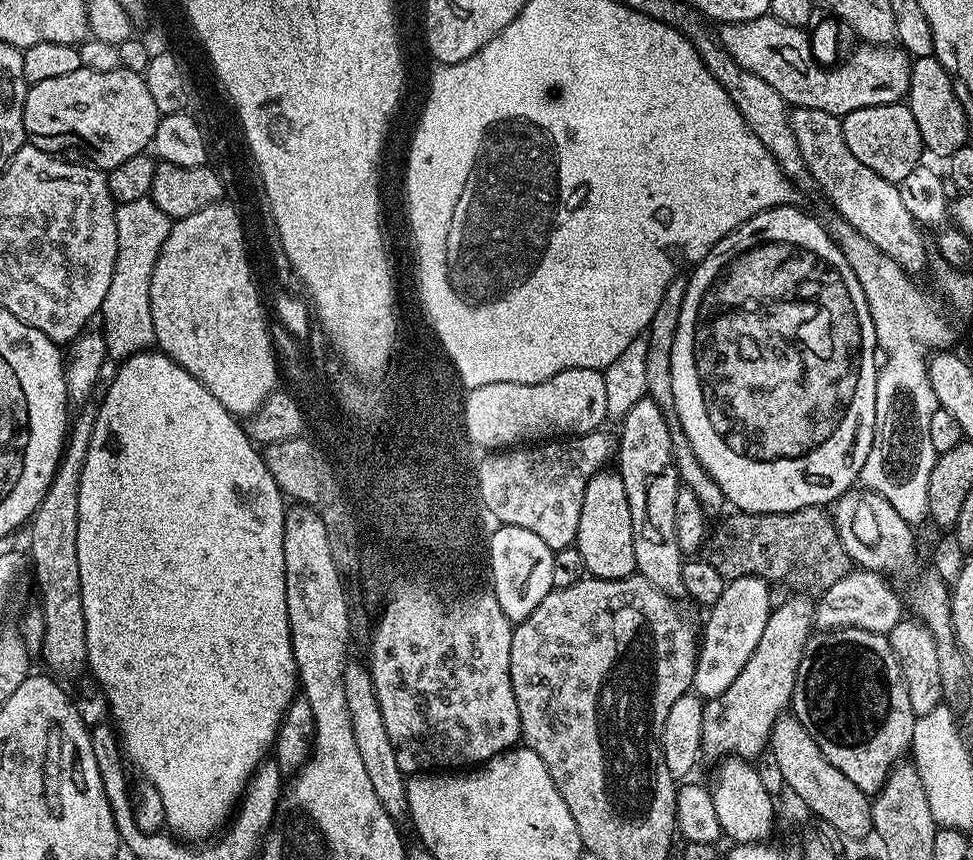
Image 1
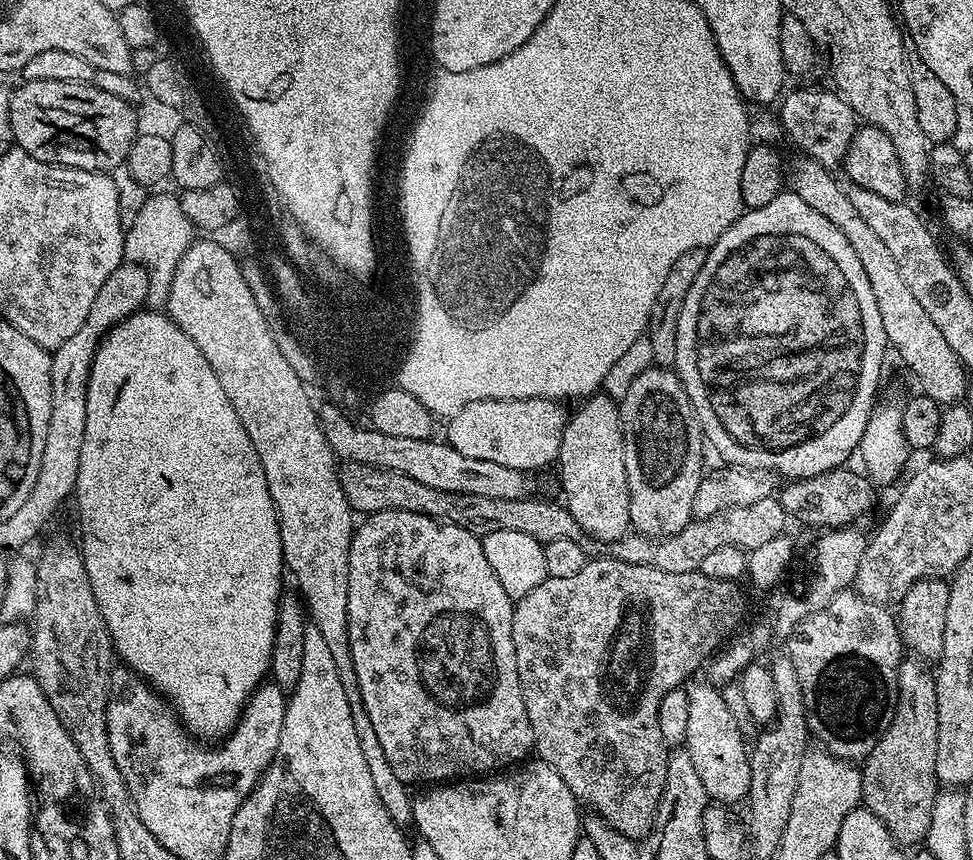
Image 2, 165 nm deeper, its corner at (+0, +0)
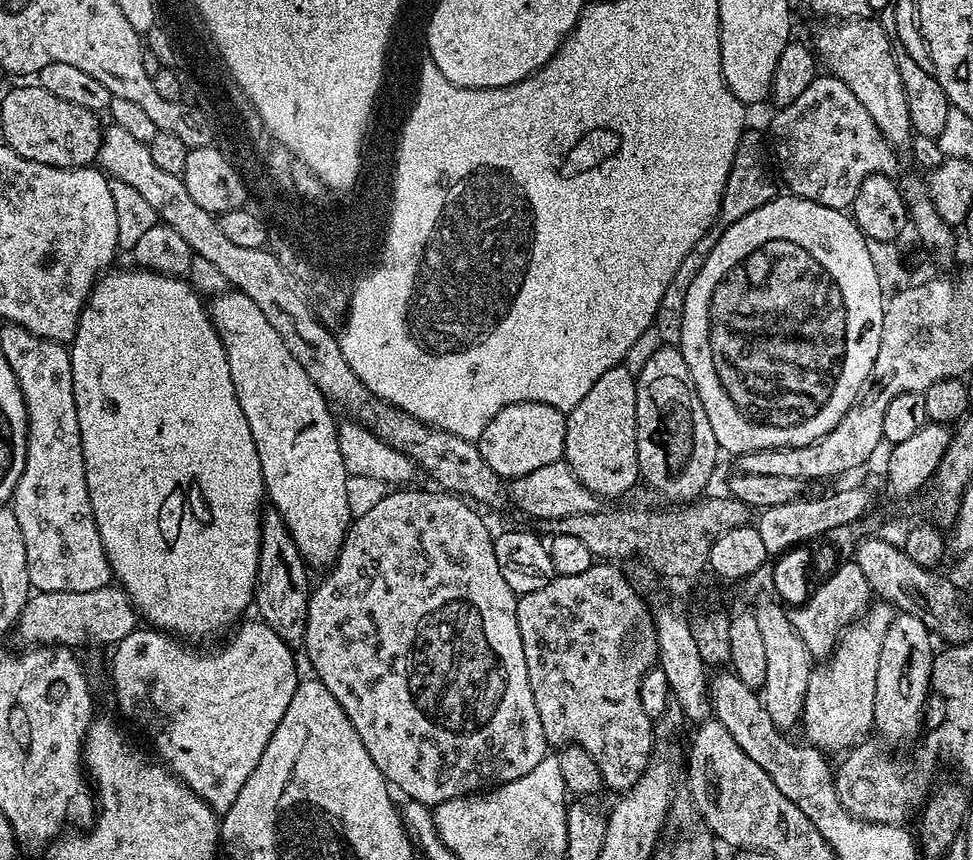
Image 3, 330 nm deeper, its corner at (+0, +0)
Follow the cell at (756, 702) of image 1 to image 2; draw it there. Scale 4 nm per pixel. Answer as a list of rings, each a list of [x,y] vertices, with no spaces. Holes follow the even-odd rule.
[[[859,527],[833,528],[825,531],[816,540],[816,553],[812,556],[812,577],[808,589],[801,596],[784,596],[776,608],[774,632],[777,637],[787,638],[810,614],[830,606],[842,591],[851,589],[856,583],[858,566],[862,566],[862,554],[868,548],[869,537],[859,532]]]

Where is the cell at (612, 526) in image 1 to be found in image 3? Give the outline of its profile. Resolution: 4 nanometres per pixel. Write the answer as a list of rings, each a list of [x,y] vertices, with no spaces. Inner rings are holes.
[[[621,366],[606,370],[606,374],[602,374],[594,386],[590,386],[586,398],[582,398],[582,402],[578,402],[578,406],[566,414],[566,442],[562,459],[570,466],[570,470],[574,470],[578,482],[582,482],[586,490],[605,501],[624,495],[638,484],[640,467],[636,445],[636,376],[627,368]]]

